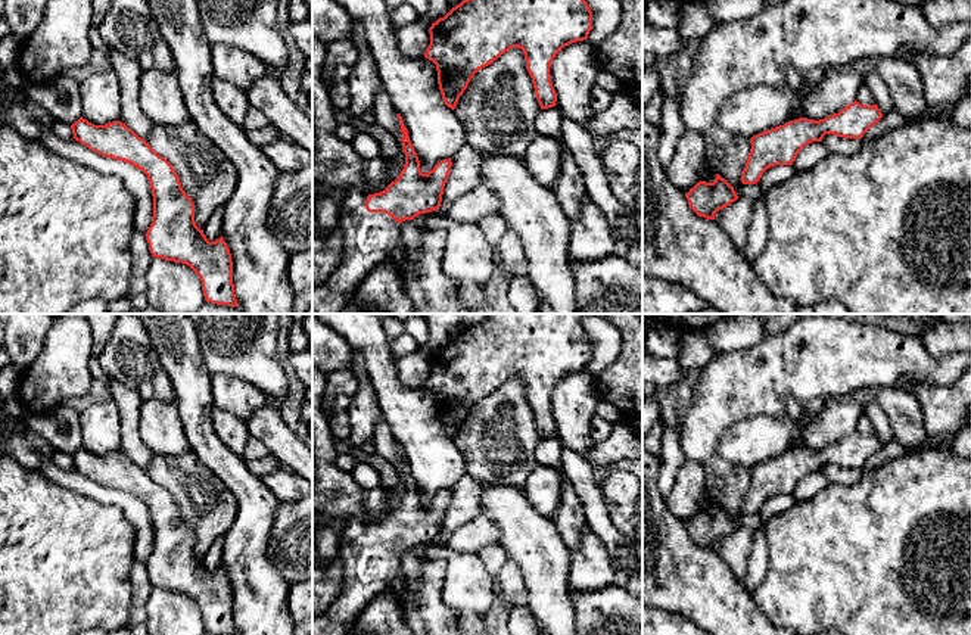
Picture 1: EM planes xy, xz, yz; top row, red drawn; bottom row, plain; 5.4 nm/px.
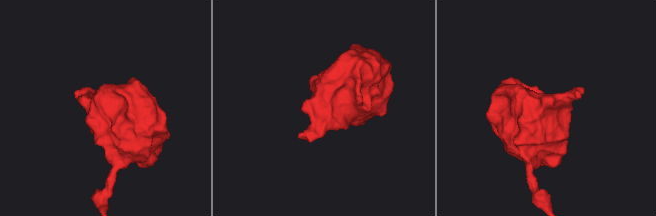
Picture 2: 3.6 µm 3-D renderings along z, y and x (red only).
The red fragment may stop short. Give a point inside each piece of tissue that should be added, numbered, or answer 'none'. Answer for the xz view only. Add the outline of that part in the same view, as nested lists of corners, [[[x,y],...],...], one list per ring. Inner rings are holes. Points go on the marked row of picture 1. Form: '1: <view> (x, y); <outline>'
1: xz (369, 237); [[[348,187],[339,209],[339,224],[343,233],[340,262],[326,283],[312,287],[312,314],[340,314],[367,274],[402,246],[401,224],[385,212],[365,209],[367,193]]]

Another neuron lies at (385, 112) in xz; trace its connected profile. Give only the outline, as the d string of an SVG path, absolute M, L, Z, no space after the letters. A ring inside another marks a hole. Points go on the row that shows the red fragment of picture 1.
M380 87L376 91L376 100L373 109L376 113L376 124L383 127L396 140L396 146L398 146L396 155L393 159L386 161L388 177L392 183L399 177L401 171L404 169L405 153L401 141L402 138L401 122L396 116L396 110L392 105L392 100L383 87Z

